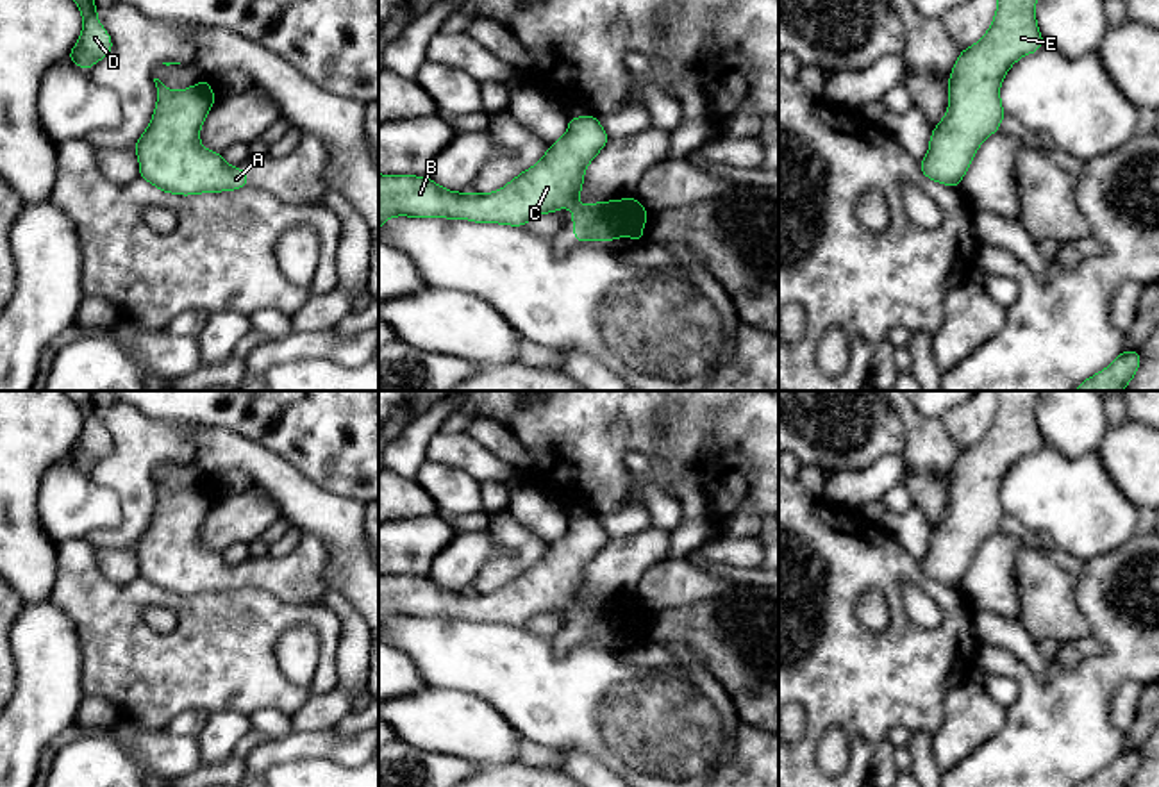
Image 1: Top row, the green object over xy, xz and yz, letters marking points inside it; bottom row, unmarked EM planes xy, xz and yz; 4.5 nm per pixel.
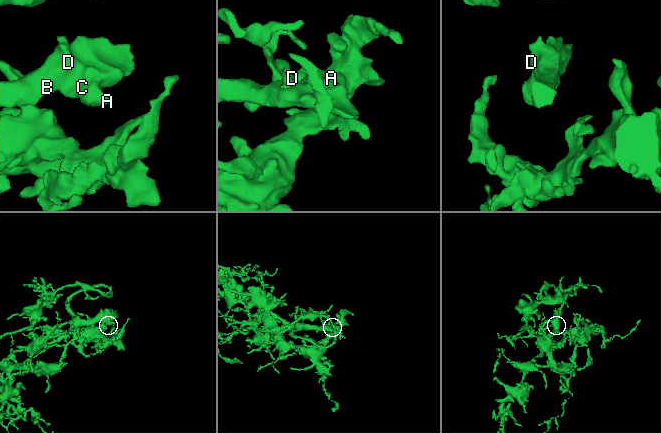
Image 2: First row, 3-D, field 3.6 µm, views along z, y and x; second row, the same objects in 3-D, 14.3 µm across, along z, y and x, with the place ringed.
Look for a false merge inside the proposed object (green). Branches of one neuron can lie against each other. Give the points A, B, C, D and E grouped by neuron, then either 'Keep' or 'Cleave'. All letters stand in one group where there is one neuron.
Groups: A B C D E. Keep

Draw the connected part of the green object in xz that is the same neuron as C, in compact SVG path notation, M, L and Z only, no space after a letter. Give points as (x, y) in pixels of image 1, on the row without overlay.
M596 516L568 518L566 534L548 546L541 560L495 592L455 592L430 576L379 573L379 630L395 616L525 626L539 614L571 605L577 642L630 635L639 644L650 612L634 594L591 605L577 603L586 567L607 543L609 535Z

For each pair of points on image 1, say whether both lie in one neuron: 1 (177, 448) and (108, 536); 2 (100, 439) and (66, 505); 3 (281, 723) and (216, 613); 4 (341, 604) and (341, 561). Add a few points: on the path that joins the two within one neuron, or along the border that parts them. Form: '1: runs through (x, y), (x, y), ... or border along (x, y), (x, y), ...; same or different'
1: runs through (150, 461), (138, 473), (138, 513), (134, 516); same
2: border along (66, 455), (93, 480), (108, 486), (118, 497); different
3: border along (290, 714), (279, 709), (258, 709), (249, 716); different
4: border along (331, 589), (338, 591), (359, 614); different

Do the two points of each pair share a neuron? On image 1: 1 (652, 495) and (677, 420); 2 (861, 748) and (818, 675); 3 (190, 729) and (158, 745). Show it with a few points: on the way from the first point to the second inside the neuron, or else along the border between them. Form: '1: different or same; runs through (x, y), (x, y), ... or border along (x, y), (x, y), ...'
1: different; border along (622, 457), (647, 452), (652, 477), (675, 498)
2: same; runs through (858, 730), (858, 714), (836, 693)
3: different; border along (165, 729), (195, 739)

